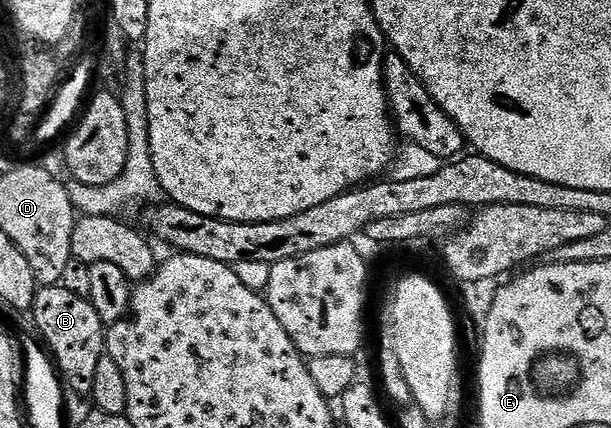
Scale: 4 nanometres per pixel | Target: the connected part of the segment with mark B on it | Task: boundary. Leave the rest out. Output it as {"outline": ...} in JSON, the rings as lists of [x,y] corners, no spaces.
{"outline":[[[41,286],[38,287],[37,297],[31,309],[32,316],[33,324],[37,327],[36,335],[51,353],[64,387],[70,393],[71,391],[92,393],[99,358],[107,355],[105,350],[107,325],[101,321],[99,314],[95,314],[95,306],[91,306],[88,298],[71,294],[71,290],[66,288]]]}

